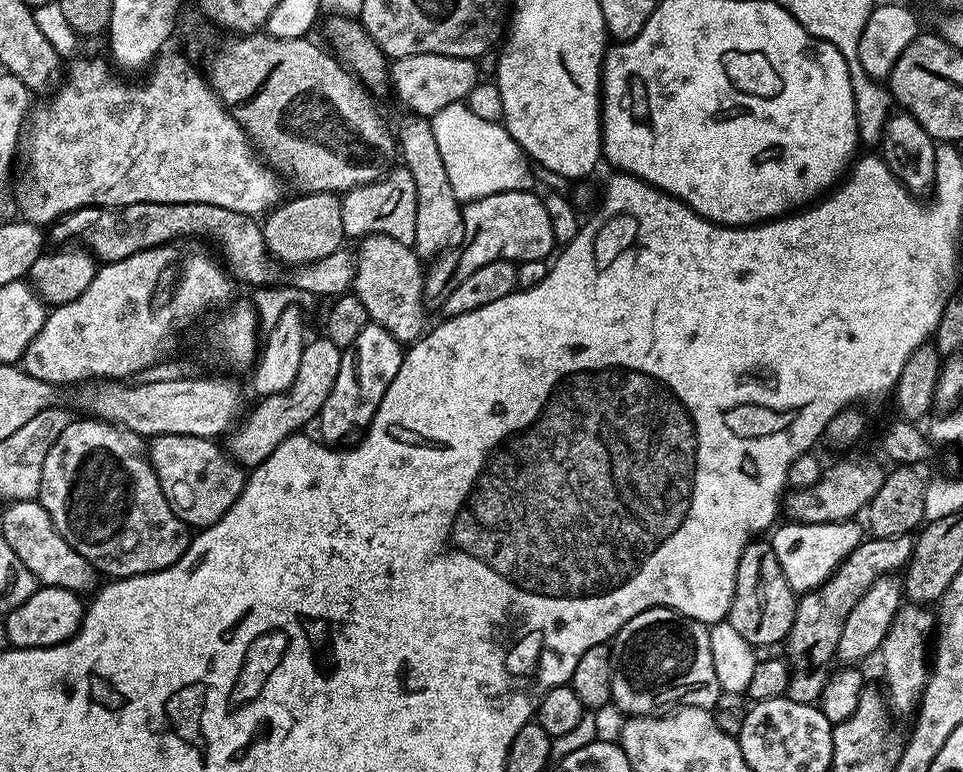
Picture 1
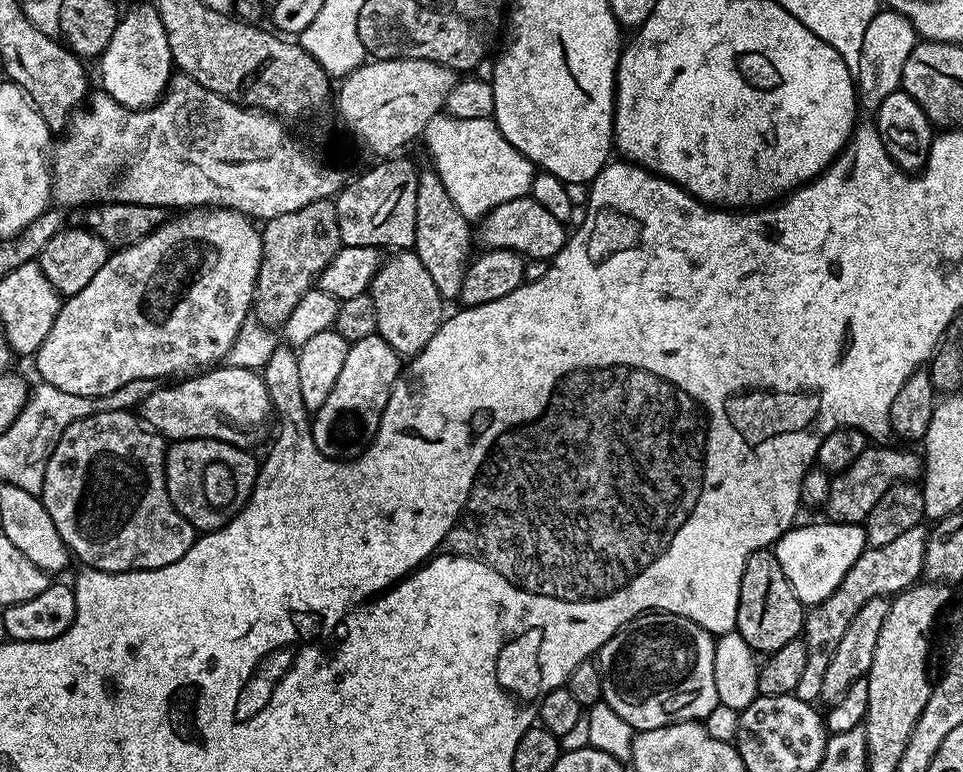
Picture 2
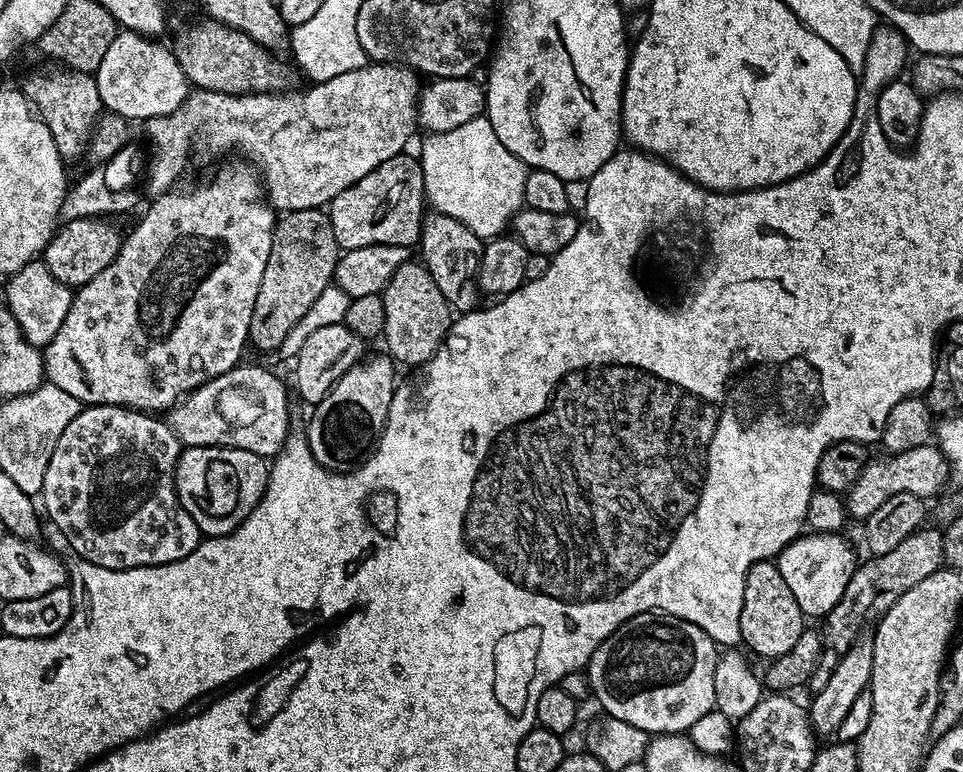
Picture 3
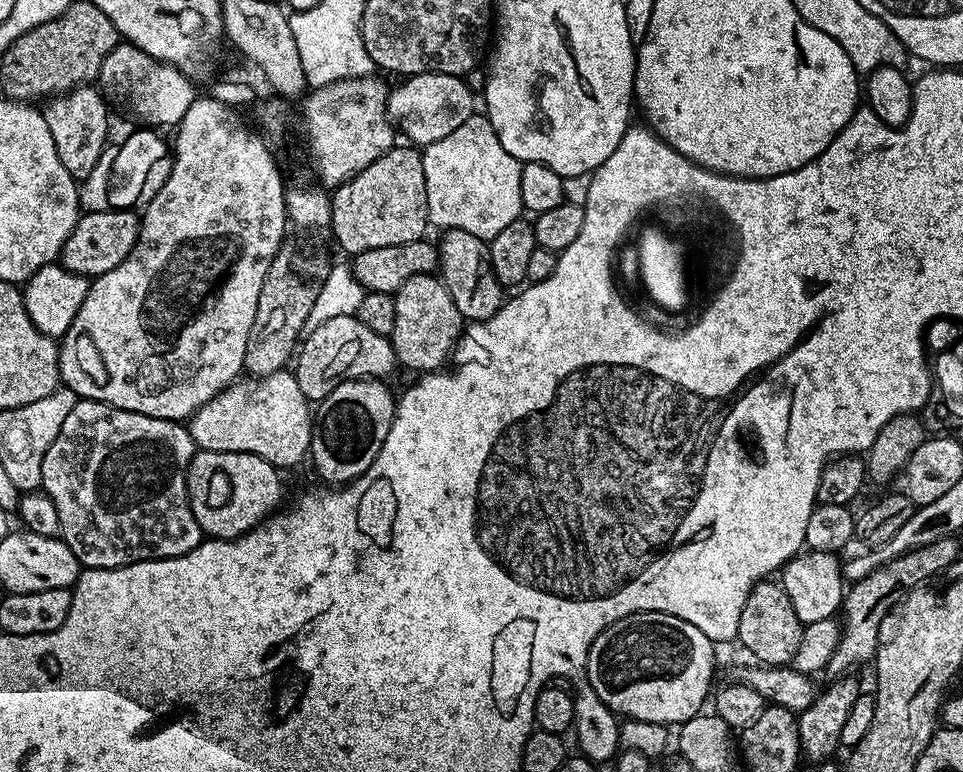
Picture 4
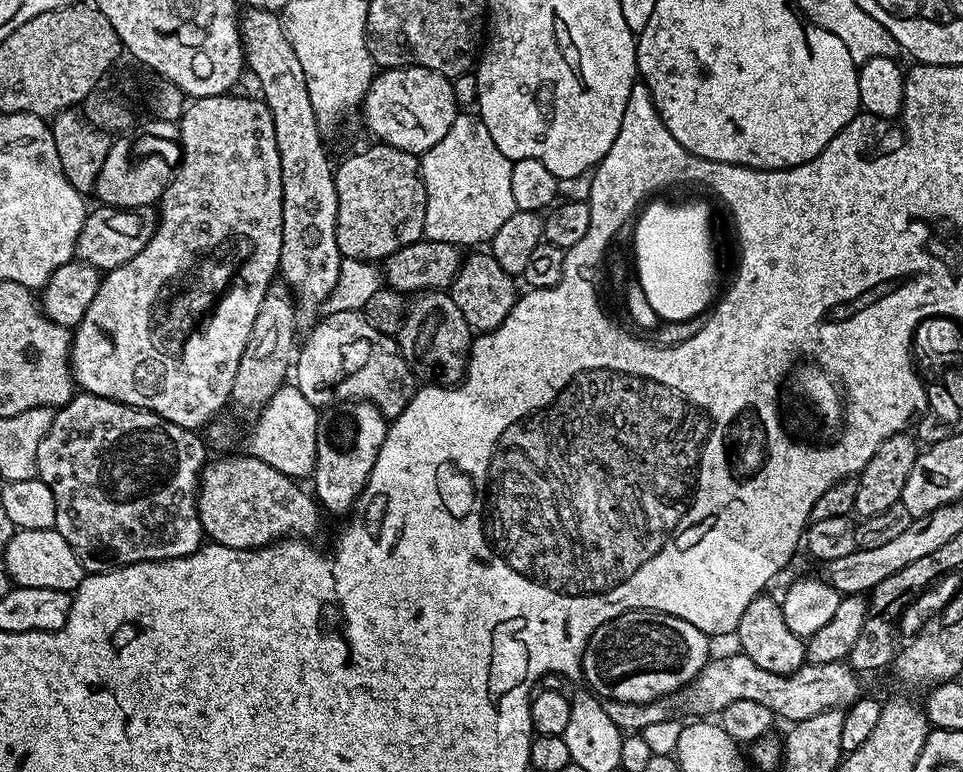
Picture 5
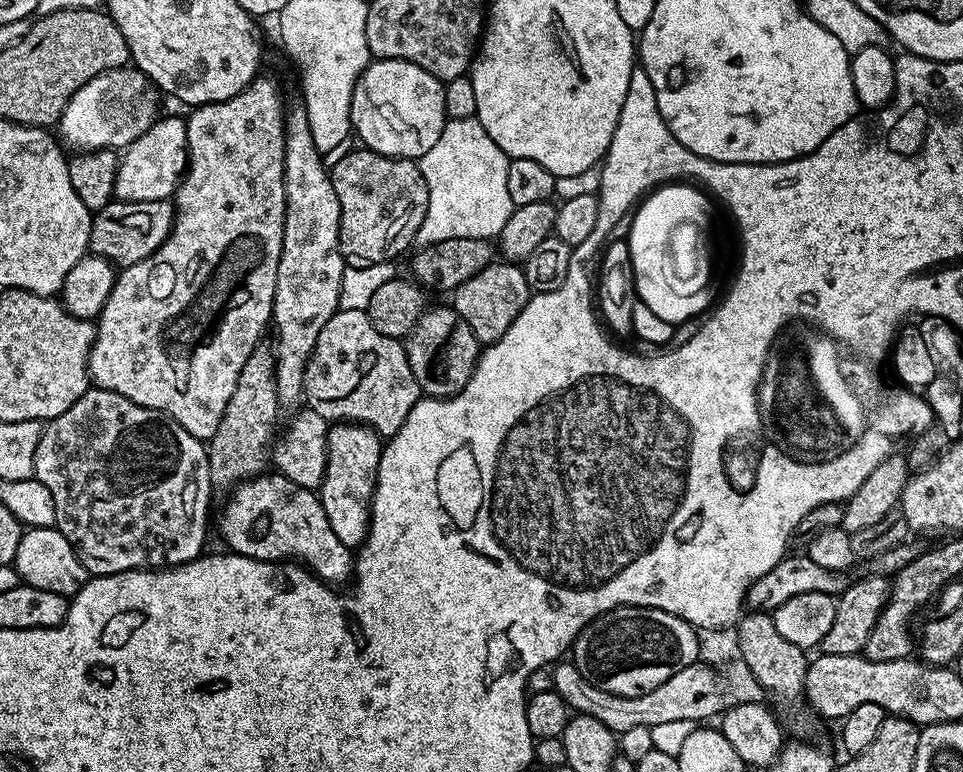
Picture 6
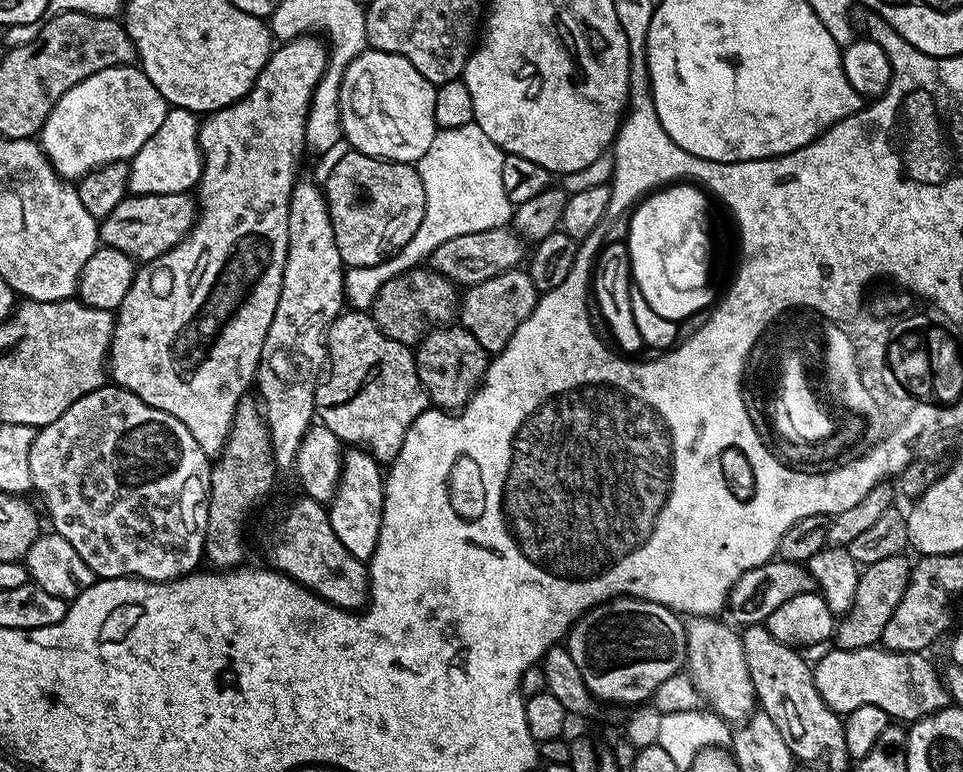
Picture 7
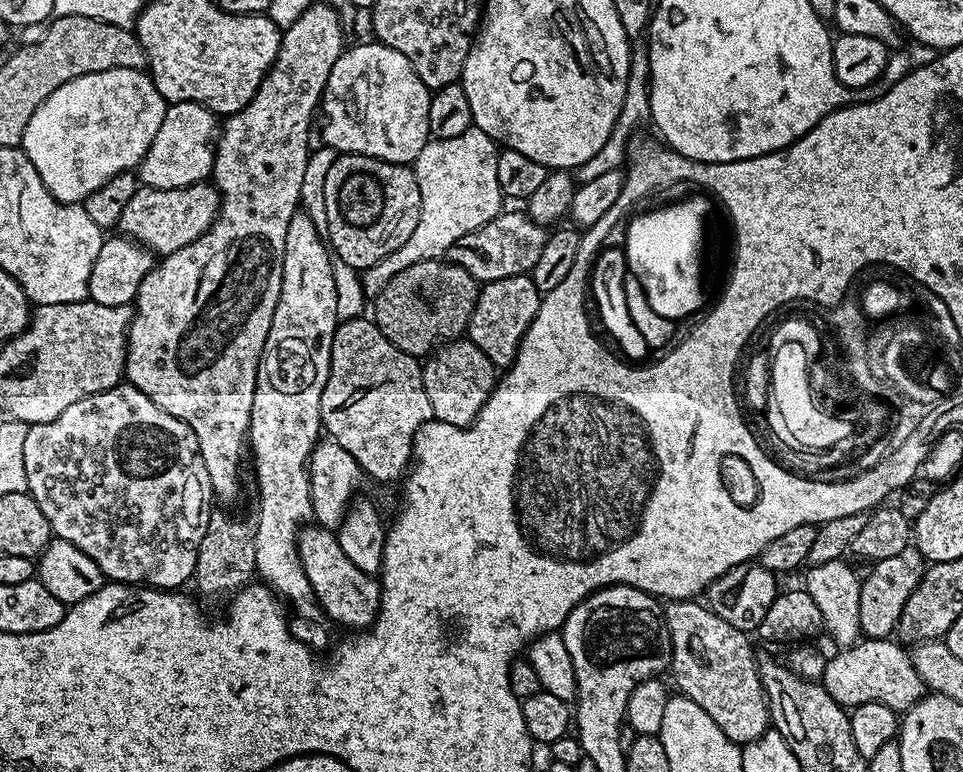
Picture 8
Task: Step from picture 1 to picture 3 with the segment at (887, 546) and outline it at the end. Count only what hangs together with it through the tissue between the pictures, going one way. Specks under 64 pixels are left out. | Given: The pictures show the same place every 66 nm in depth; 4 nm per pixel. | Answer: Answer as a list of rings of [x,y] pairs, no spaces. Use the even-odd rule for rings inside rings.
[[[939,527],[927,528],[911,532],[905,540],[898,542],[898,546],[894,546],[894,550],[890,550],[890,554],[868,558],[865,564],[863,561],[854,570],[850,582],[846,582],[846,590],[842,593],[838,606],[834,606],[834,610],[823,617],[824,652],[820,655],[820,665],[806,685],[809,693],[814,694],[826,686],[838,654],[846,651],[863,633],[860,631],[867,620],[879,620],[886,610],[890,610],[890,606],[894,606],[894,602],[898,602],[898,598],[902,598],[902,594],[906,594],[906,590],[910,590],[910,586],[922,582],[922,578],[930,578],[930,574],[934,574],[944,564],[944,533]]]

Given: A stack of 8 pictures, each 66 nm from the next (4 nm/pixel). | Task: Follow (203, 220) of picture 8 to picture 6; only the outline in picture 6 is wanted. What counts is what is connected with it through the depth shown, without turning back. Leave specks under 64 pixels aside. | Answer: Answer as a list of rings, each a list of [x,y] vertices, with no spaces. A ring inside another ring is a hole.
[[[171,199],[125,204],[113,202],[105,206],[92,218],[89,249],[95,255],[109,260],[112,265],[128,268],[134,262],[142,262],[172,233],[172,222],[176,218],[176,210]]]

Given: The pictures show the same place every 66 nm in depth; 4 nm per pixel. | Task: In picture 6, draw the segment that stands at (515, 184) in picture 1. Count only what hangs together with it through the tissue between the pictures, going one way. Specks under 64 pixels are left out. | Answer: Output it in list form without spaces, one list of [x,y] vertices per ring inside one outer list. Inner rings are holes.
[[[475,115],[449,119],[442,134],[438,134],[438,142],[434,142],[434,146],[430,146],[430,150],[418,160],[428,187],[428,209],[416,235],[415,247],[446,242],[446,238],[491,241],[499,237],[514,207],[510,202],[510,190],[506,187],[509,159],[494,138],[486,134]]]

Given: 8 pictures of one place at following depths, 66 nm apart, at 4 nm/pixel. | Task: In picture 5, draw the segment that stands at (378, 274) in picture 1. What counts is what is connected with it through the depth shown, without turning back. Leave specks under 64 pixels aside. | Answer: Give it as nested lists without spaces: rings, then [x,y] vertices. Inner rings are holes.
[[[444,290],[422,292],[416,300],[407,305],[404,321],[398,333],[400,352],[406,358],[410,370],[421,381],[451,386],[464,379],[468,370],[468,350],[474,339],[473,329],[469,328],[462,310],[454,298]]]

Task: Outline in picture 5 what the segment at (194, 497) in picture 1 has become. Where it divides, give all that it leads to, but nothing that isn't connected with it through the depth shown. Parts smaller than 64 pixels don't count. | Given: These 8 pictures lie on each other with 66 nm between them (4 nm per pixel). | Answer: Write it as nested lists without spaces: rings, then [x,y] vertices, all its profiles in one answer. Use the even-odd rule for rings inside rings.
[[[250,454],[244,456],[236,456],[233,460],[212,460],[209,459],[204,465],[203,472],[200,473],[200,486],[196,494],[196,509],[200,515],[200,525],[204,527],[205,537],[213,544],[221,544],[222,546],[230,546],[231,548],[265,548],[267,544],[285,538],[312,538],[312,535],[320,528],[320,516],[322,517],[322,509],[314,499],[311,491],[303,492],[299,488],[297,481],[293,477],[282,474],[282,470],[274,470],[274,466],[266,466],[266,462],[262,462],[258,458],[254,458]]]

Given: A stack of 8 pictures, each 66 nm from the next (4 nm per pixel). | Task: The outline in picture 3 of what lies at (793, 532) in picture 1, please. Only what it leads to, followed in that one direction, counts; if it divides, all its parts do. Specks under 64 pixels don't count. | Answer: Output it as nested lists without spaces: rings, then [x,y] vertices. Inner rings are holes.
[[[809,531],[789,542],[775,557],[774,562],[782,578],[786,578],[786,586],[790,586],[790,594],[794,594],[805,617],[823,618],[830,610],[834,610],[846,590],[846,582],[850,582],[858,567],[858,559],[844,538],[835,532]]]

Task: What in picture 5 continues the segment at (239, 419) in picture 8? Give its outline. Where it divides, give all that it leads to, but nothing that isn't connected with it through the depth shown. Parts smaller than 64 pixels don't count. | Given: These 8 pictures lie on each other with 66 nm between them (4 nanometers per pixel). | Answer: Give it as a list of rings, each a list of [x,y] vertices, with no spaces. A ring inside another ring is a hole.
[[[236,95],[197,96],[185,107],[184,115],[178,121],[178,139],[180,141],[181,151],[180,166],[176,169],[172,181],[168,183],[168,189],[164,191],[164,195],[158,201],[158,223],[154,234],[150,238],[150,242],[146,242],[144,249],[138,254],[134,254],[134,258],[130,258],[130,262],[126,262],[117,268],[111,268],[110,271],[103,273],[98,294],[94,296],[94,302],[90,302],[90,310],[86,310],[82,322],[76,325],[74,331],[71,333],[72,355],[70,357],[70,363],[72,365],[72,375],[75,383],[83,391],[94,394],[95,396],[101,396],[102,398],[110,398],[119,404],[128,404],[132,408],[144,408],[146,411],[158,414],[178,426],[193,430],[203,429],[215,417],[212,415],[215,412],[222,411],[224,404],[226,408],[226,405],[231,401],[234,374],[238,374],[238,362],[242,362],[242,350],[246,350],[246,342],[250,338],[250,330],[254,330],[254,318],[258,318],[258,310],[262,310],[262,298],[266,298],[266,290],[277,279],[280,270],[280,255],[282,254],[282,166],[278,158],[278,142],[274,138],[274,118],[270,114],[270,110],[263,99],[257,98],[255,95],[253,95],[254,97]]]

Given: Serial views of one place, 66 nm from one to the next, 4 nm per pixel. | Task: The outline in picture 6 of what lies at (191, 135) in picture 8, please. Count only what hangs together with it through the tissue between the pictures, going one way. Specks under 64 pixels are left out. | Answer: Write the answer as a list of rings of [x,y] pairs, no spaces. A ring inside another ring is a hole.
[[[176,116],[157,119],[142,138],[123,149],[120,156],[118,174],[114,182],[115,199],[125,204],[140,204],[166,200],[176,195],[180,181],[188,170],[188,139],[186,138],[187,123]]]

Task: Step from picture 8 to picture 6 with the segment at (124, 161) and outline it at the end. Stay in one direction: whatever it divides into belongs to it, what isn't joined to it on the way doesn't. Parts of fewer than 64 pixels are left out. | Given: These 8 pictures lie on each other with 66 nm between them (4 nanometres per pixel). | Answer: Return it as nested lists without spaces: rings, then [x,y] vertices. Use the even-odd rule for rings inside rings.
[[[135,66],[115,68],[98,74],[86,82],[70,98],[58,121],[58,136],[69,149],[77,153],[94,152],[102,148],[123,150],[133,144],[158,119],[161,93],[155,84]]]

